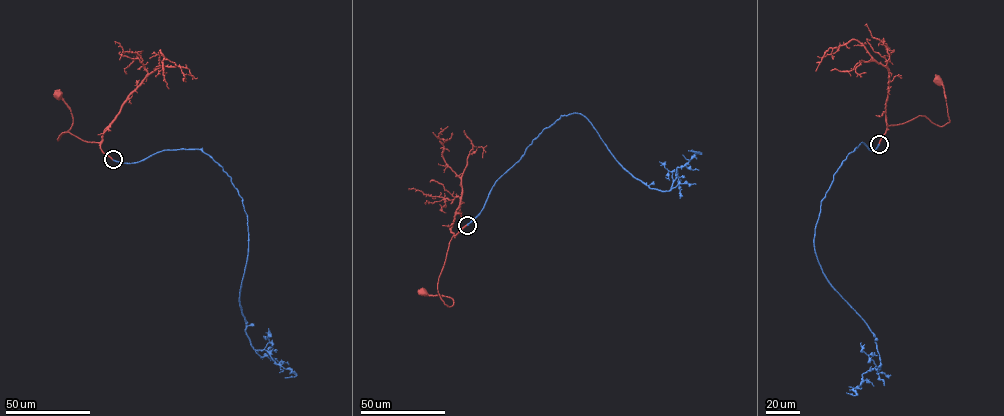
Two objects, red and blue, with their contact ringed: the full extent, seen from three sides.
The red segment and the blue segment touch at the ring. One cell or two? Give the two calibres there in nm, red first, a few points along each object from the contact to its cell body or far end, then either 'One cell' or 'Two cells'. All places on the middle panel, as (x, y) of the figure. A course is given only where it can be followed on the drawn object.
Thickness 360 nm (red) against 440 nm. Course of red: (467, 225), (450, 242), (439, 278), (440, 297), (445, 304), (452, 305), (453, 299), (449, 297), (423, 292). Course of blue: (467, 225), (561, 115), (586, 117), (651, 188), (669, 190), (677, 168), (701, 152), (688, 150). Two cells

